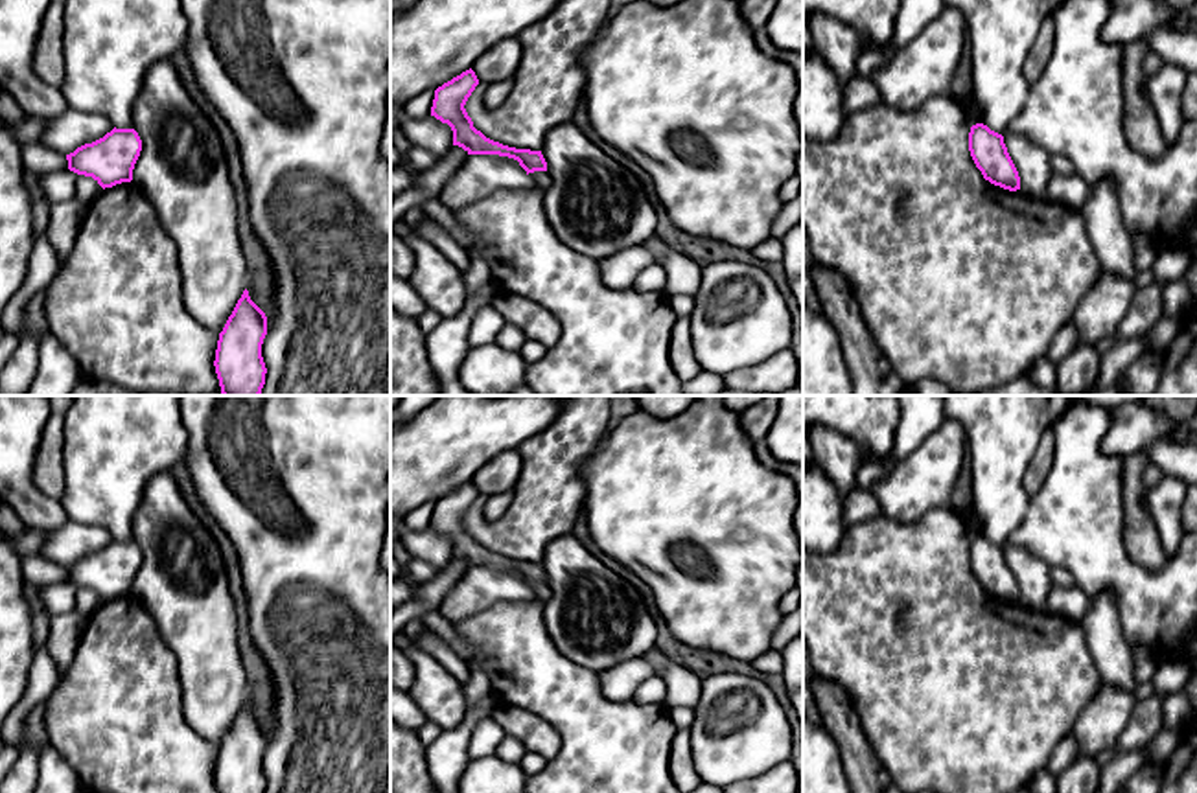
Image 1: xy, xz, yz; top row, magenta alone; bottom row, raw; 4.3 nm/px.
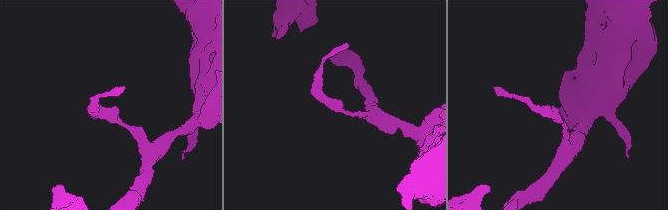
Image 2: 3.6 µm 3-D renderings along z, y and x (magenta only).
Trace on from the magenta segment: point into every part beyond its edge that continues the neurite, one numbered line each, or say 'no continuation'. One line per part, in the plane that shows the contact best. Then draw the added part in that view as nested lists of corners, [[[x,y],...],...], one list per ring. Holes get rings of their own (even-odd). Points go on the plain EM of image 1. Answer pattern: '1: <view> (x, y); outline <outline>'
no continuation

